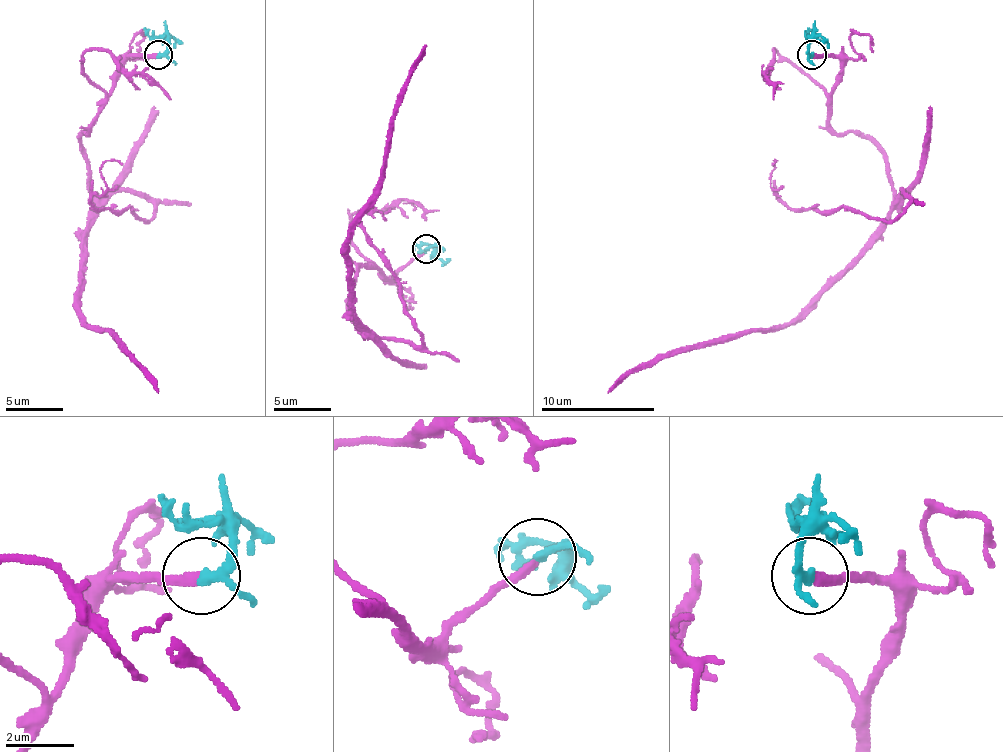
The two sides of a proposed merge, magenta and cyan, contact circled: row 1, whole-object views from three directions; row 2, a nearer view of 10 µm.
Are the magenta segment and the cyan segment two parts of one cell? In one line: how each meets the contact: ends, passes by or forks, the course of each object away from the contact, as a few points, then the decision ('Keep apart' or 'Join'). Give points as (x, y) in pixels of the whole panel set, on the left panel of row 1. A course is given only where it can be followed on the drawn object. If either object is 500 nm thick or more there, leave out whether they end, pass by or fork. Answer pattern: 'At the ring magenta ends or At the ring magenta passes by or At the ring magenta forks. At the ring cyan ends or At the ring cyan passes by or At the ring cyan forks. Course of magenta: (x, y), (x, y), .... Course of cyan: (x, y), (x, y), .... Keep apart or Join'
At the ring magenta ends. At the ring cyan passes by. Course of magenta: (157, 54), (126, 60), (94, 122), (80, 134), (92, 194), (83, 319), (140, 365), (157, 393). Course of cyan: (157, 54), (169, 43), (143, 28). Join

